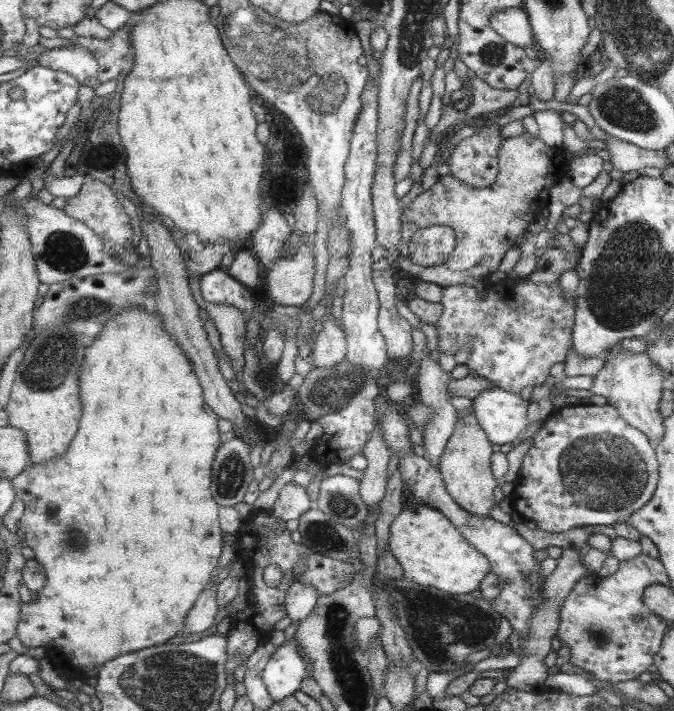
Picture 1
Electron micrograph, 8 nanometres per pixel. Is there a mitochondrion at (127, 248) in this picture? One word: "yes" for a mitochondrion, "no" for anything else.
no

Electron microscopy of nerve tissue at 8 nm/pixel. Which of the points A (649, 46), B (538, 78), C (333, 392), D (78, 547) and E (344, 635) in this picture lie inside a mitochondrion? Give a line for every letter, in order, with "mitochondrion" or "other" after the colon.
A: mitochondrion
B: other
C: mitochondrion
D: mitochondrion
E: mitochondrion

